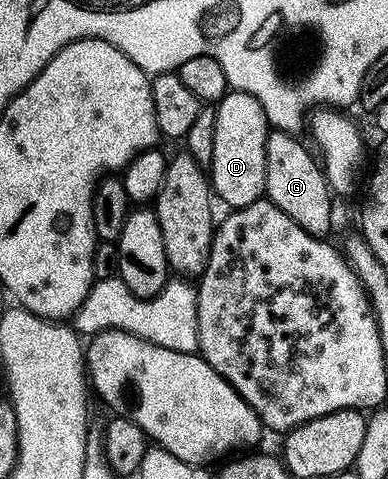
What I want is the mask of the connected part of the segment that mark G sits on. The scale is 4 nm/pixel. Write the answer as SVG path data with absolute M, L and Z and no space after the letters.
M271 130L267 135L265 198L288 213L288 217L292 217L292 221L296 221L296 225L309 235L326 237L334 219L334 203L330 200L332 190L315 152L309 147L310 152L298 138L297 134L289 131Z

